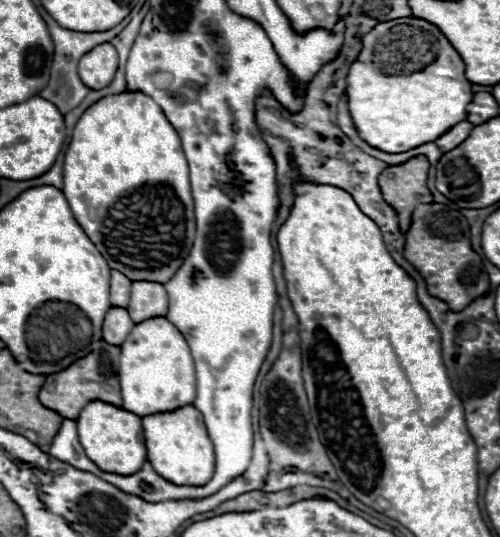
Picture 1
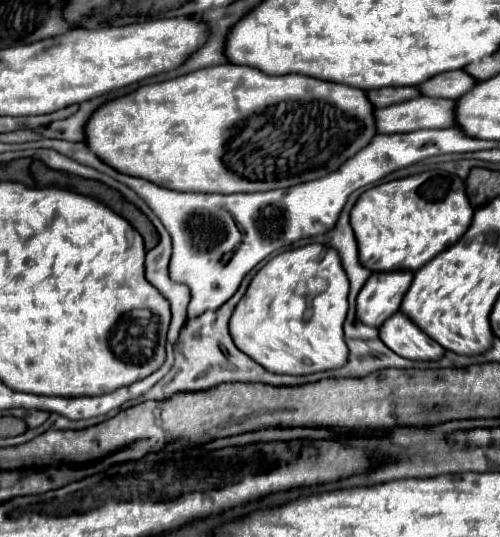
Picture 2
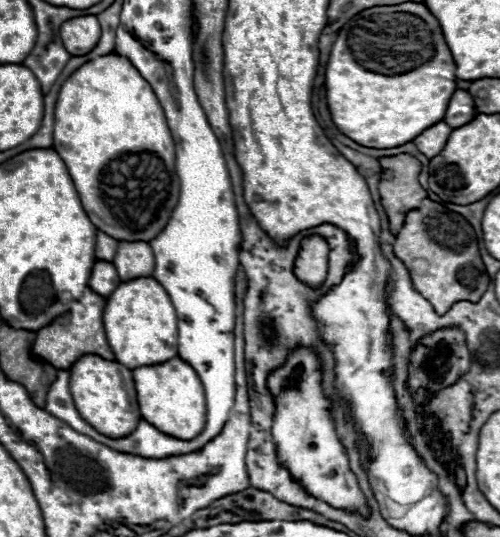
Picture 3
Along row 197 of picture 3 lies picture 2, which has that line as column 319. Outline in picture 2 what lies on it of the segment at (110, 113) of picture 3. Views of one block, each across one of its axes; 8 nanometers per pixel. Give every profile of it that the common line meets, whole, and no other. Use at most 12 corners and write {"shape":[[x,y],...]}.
{"shape":[[220,64],[100,106],[86,142],[178,192],[318,180],[366,92]]}

